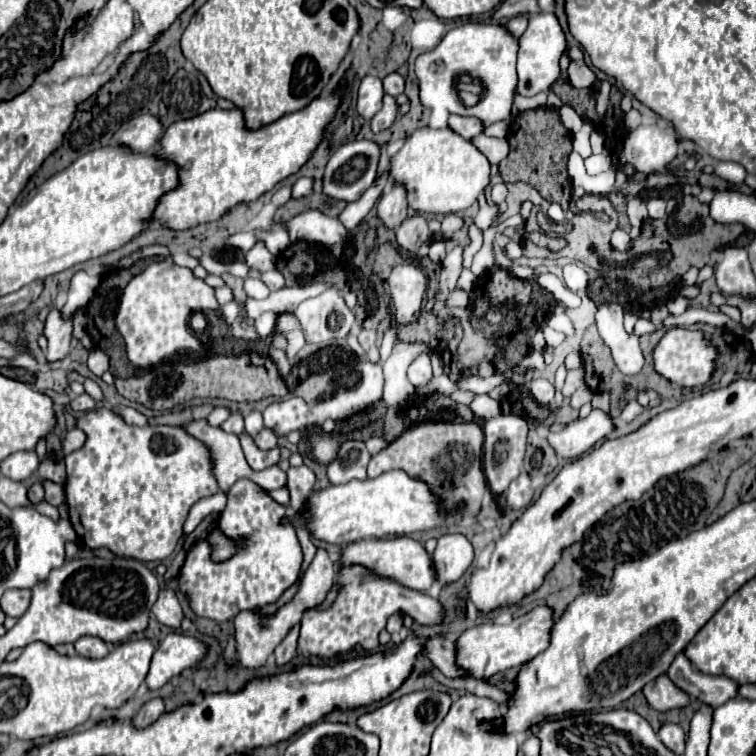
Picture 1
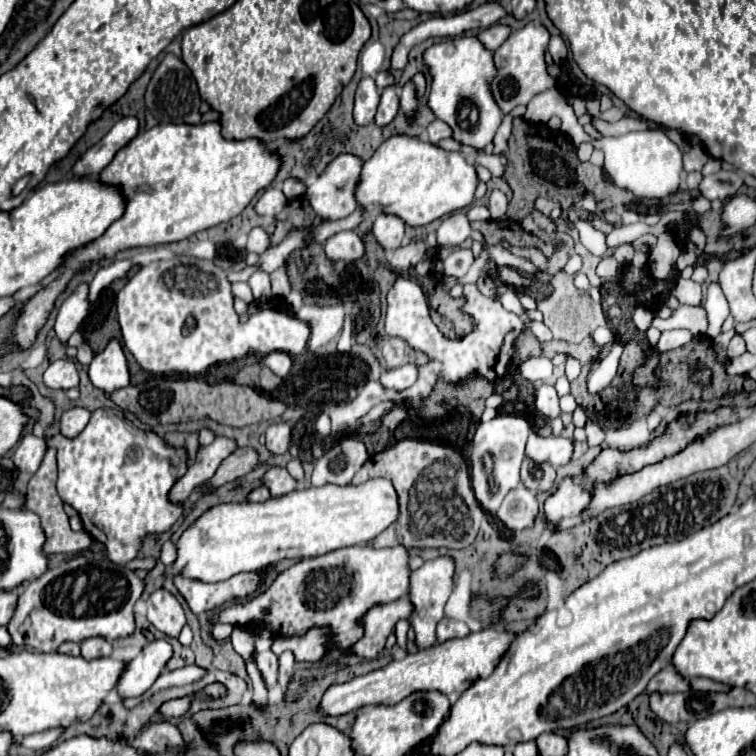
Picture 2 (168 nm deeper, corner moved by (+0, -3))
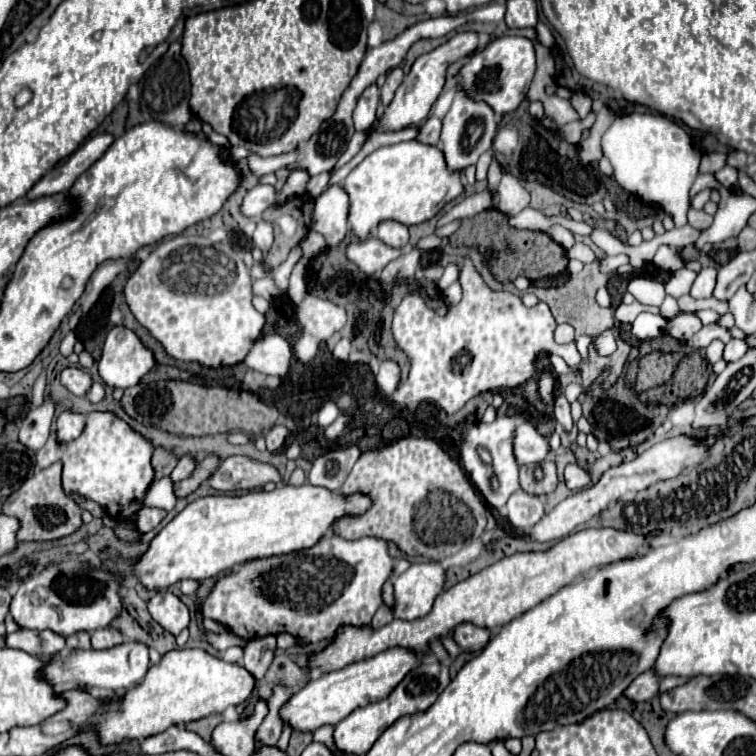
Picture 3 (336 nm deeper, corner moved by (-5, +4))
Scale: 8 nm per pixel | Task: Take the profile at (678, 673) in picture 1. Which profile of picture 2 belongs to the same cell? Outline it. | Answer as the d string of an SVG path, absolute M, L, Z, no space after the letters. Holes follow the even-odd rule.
M668 666L668 668L664 668L662 672L658 672L658 674L650 680L650 684L648 684L648 688L646 688L648 694L654 694L654 692L658 692L658 694L664 694L664 692L688 692L688 690L690 690L688 680L684 680L684 678L674 670L674 666Z

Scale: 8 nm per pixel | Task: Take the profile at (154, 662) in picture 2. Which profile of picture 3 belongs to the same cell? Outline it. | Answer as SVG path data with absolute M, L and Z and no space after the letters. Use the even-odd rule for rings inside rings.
M121 643L117 647L103 649L103 651L89 649L89 651L75 651L75 655L67 655L67 657L53 655L49 667L45 667L43 673L49 679L49 683L53 683L57 693L81 685L91 689L97 687L105 691L127 691L147 675L147 669L149 669L149 647L145 643Z

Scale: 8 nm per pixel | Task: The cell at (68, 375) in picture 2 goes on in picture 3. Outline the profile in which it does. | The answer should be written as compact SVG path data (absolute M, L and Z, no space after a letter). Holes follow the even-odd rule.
M65 367L59 373L59 381L73 395L79 395L79 397L83 397L87 393L87 389L91 387L91 375L85 369L81 369L81 367Z

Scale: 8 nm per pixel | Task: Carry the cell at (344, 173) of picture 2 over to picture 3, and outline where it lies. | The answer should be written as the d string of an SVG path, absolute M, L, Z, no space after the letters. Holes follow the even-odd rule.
M341 185L327 187L315 201L313 229L319 231L329 247L339 245L347 235L349 197Z

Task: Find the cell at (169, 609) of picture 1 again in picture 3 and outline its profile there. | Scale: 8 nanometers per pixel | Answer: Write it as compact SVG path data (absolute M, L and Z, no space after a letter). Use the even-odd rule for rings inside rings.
M167 589L157 591L149 599L149 613L161 627L165 627L173 635L179 635L189 625L189 609L177 595Z

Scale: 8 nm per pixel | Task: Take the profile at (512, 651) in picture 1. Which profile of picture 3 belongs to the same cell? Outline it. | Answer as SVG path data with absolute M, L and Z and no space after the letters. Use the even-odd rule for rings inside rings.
M393 647L383 653L377 653L375 657L325 673L319 679L309 681L299 693L295 693L281 707L283 723L289 723L293 725L293 729L299 731L313 731L319 729L321 725L337 725L353 709L387 699L393 693L395 685L399 685L399 681L403 681L403 677L407 677L407 673L415 669L415 665L419 665L421 659L423 659L421 653L415 653L405 647Z

